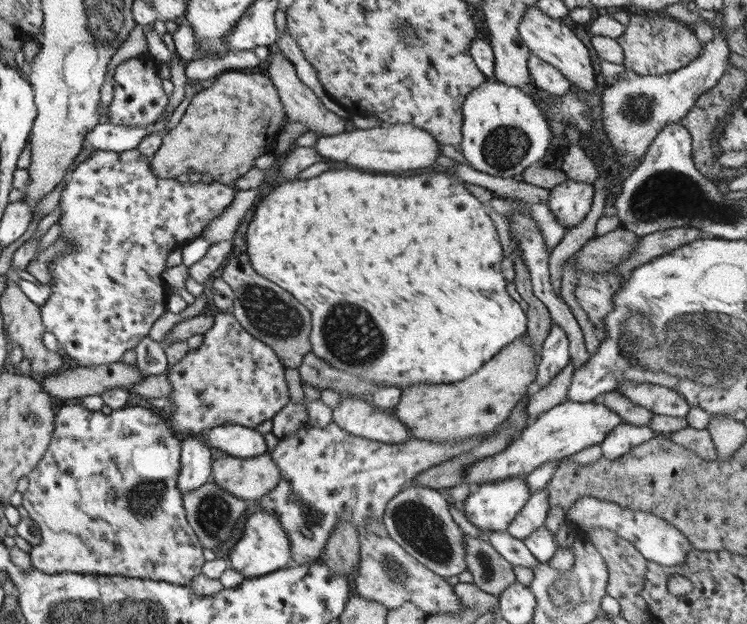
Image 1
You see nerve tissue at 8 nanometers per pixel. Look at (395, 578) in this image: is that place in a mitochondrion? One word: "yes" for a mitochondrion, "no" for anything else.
yes

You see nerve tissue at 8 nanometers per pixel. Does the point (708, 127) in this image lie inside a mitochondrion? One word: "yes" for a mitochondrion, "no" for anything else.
no

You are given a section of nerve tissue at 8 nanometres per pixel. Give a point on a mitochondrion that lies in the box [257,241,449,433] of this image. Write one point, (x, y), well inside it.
(350, 341)

